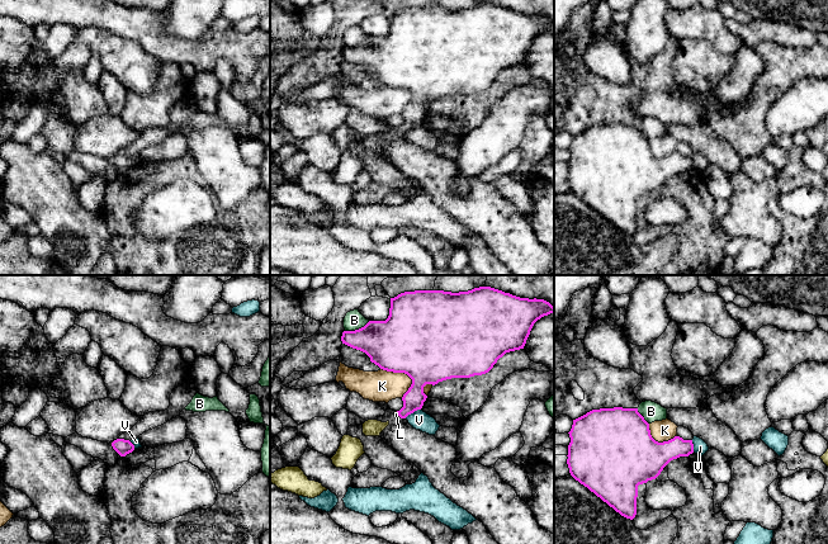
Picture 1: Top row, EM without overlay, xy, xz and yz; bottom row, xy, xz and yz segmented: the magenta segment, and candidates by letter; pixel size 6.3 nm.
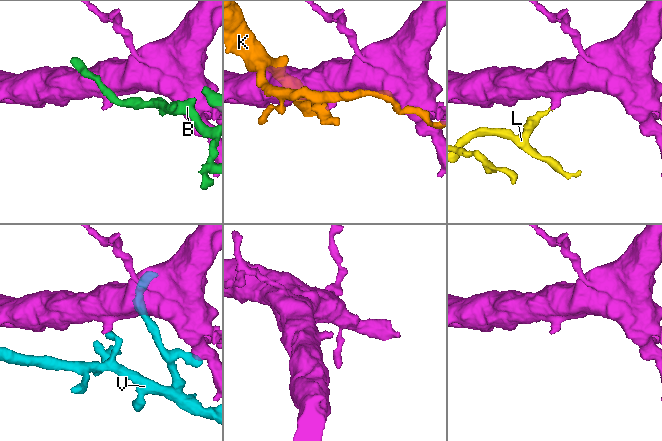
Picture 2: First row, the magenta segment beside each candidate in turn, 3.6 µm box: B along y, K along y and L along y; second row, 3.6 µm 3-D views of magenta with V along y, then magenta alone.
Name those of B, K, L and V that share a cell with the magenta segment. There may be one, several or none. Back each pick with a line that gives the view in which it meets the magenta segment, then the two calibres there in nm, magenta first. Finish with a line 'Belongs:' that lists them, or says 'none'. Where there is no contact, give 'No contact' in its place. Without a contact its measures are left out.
L: Touches magenta in xz. Thickness 140 nm (magenta) against 20 nm
Belongs: L

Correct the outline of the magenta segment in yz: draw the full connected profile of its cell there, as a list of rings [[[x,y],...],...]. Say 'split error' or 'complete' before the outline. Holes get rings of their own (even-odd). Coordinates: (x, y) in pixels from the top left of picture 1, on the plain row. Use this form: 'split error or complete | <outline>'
complete | [[[638,124],[592,126],[573,136],[568,150],[571,159],[567,180],[571,191],[630,236],[637,231],[638,202],[656,195],[671,176],[694,169],[692,156],[675,152],[668,157],[656,157],[650,151],[649,139]]]

